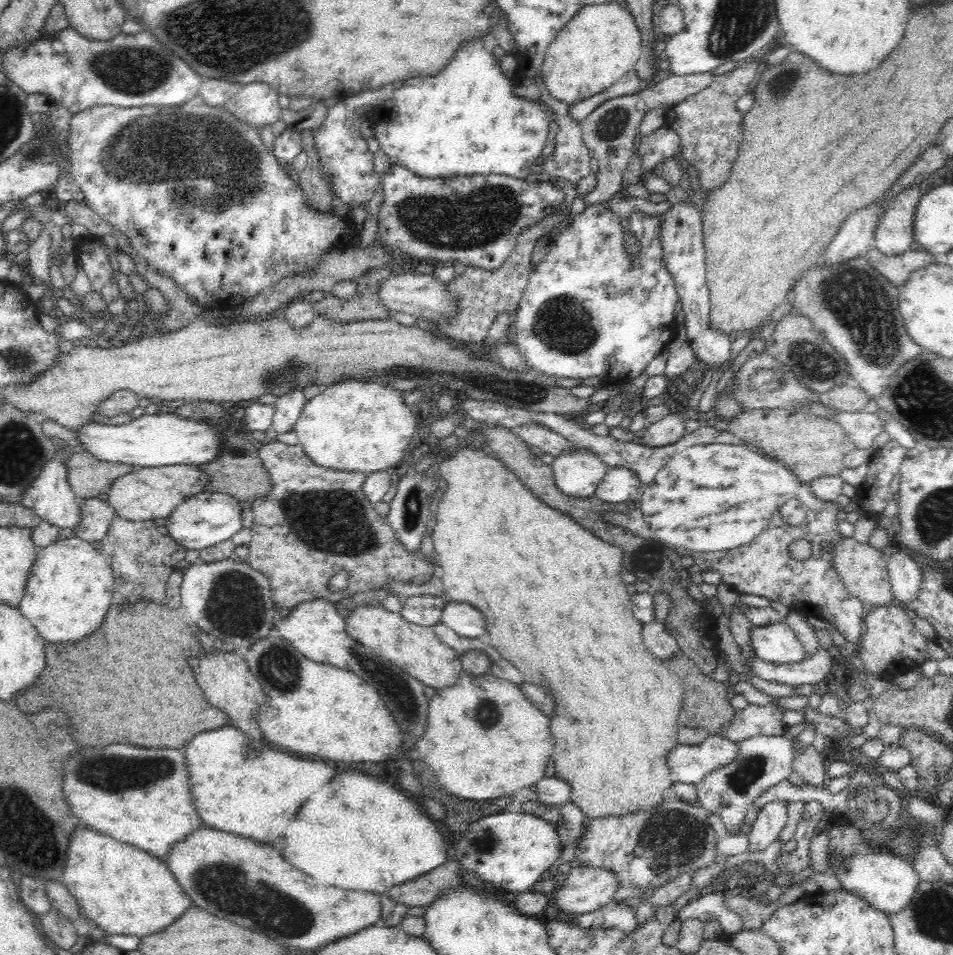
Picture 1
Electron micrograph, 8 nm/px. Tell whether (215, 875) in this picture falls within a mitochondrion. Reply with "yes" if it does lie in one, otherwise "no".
yes

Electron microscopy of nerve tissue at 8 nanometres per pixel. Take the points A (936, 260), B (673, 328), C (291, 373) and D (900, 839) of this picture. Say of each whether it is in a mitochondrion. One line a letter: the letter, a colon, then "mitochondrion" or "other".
A: other
B: other
C: mitochondrion
D: mitochondrion

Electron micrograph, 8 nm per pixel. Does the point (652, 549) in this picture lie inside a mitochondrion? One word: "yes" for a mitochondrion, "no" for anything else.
no

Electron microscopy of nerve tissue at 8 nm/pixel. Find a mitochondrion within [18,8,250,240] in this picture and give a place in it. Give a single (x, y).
(133, 69)

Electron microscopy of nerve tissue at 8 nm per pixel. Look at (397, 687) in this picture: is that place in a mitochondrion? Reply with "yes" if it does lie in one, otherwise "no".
yes

